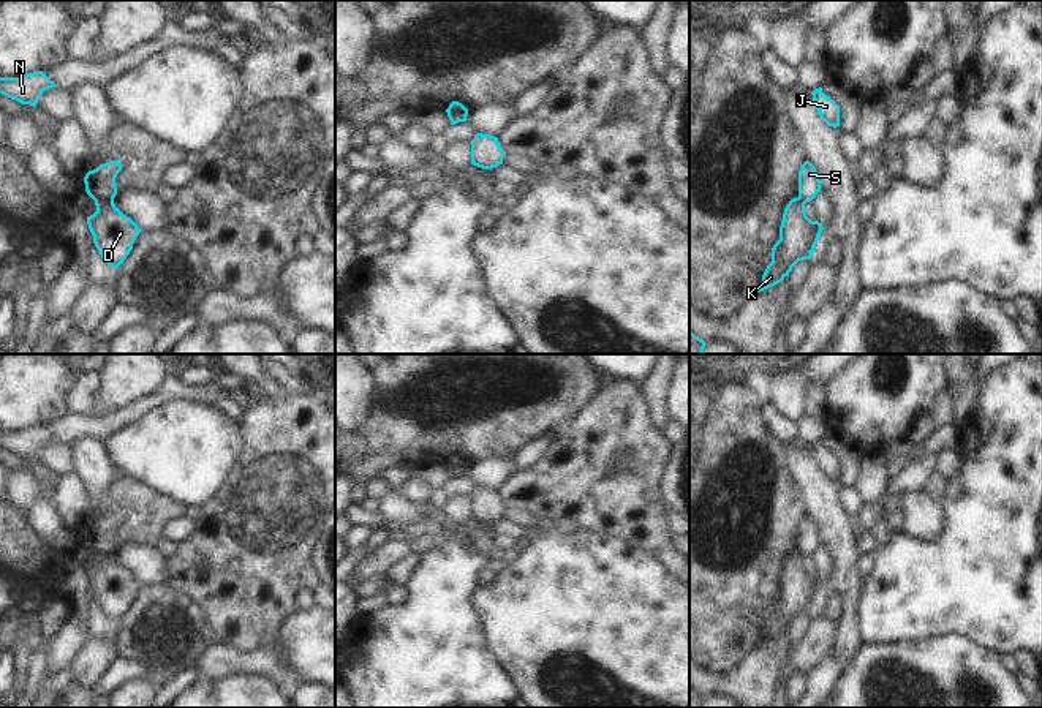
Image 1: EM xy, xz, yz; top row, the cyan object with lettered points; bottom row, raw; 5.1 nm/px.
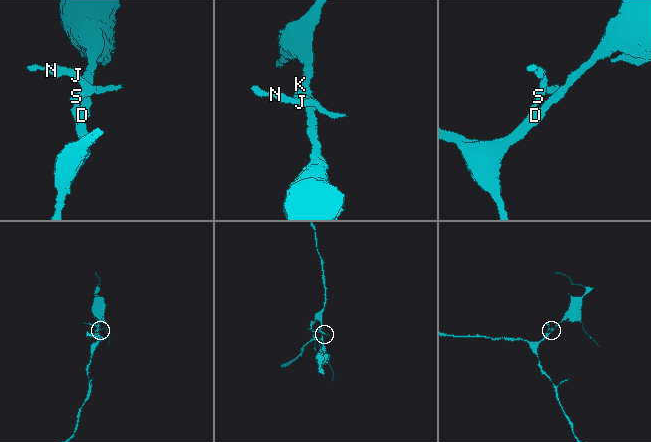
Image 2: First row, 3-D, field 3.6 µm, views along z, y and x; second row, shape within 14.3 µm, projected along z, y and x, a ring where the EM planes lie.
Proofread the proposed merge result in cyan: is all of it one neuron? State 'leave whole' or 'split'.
split

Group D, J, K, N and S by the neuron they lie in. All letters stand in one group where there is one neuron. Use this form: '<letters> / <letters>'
D K / J N S

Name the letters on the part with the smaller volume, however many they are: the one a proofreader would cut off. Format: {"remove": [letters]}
{"remove": ["J", "N", "S"]}

